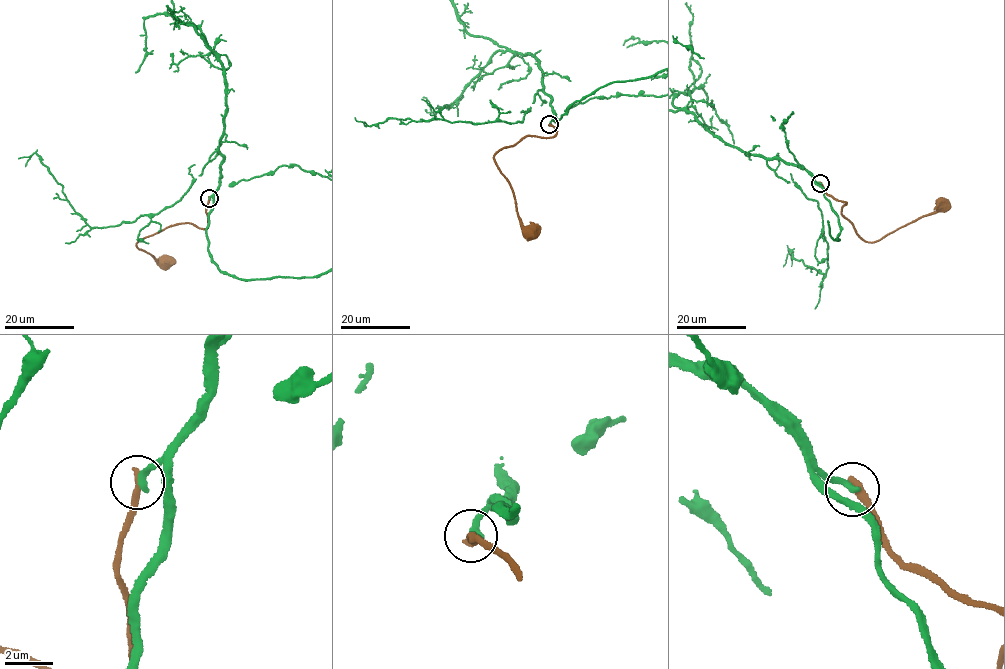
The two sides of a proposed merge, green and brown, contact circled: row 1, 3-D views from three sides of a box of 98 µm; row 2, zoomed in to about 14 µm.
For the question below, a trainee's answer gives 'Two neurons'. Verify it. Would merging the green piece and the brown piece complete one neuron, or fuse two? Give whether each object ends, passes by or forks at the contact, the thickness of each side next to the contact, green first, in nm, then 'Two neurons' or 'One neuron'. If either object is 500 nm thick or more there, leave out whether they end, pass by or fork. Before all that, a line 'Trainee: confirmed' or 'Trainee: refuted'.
Trainee: confirmed
At the ring green ends. At the ring brown ends. Thickness 300 nm (green) against 320 nm. Two neurons

